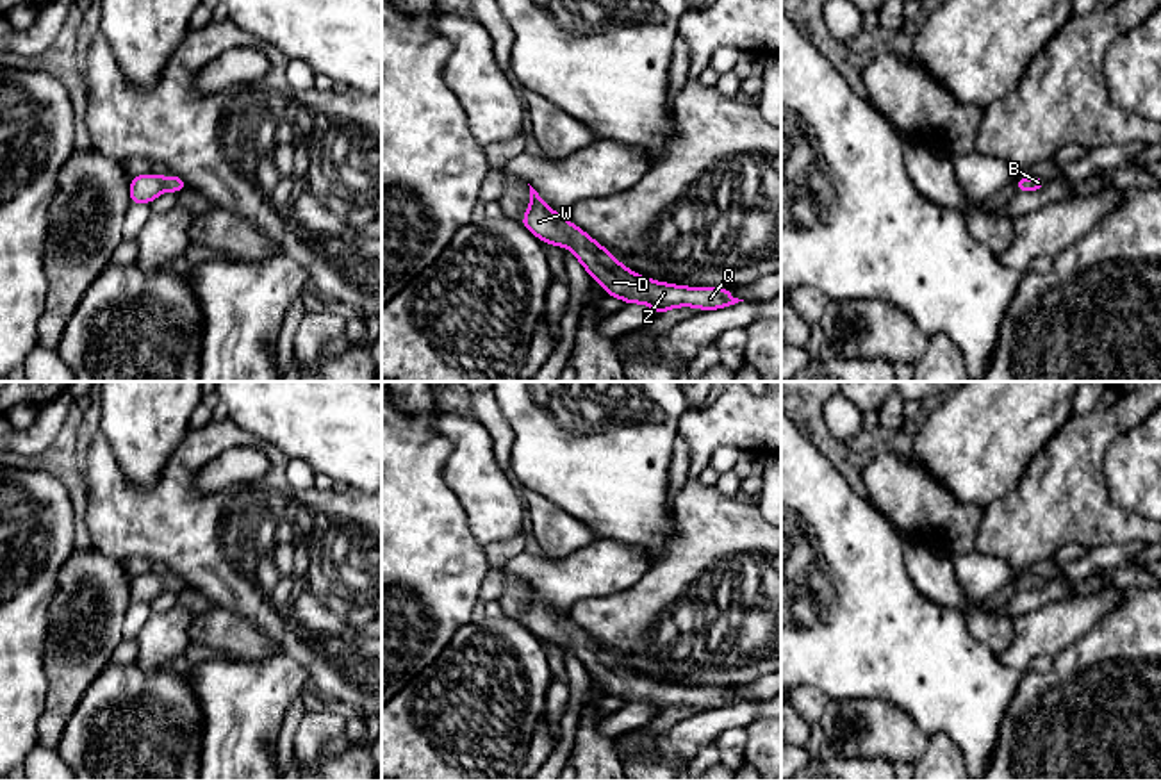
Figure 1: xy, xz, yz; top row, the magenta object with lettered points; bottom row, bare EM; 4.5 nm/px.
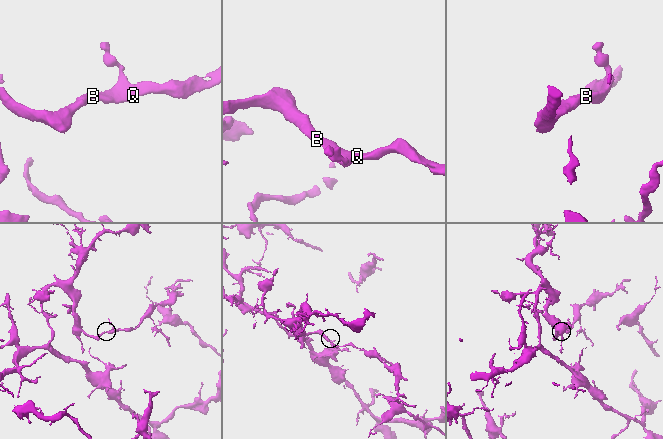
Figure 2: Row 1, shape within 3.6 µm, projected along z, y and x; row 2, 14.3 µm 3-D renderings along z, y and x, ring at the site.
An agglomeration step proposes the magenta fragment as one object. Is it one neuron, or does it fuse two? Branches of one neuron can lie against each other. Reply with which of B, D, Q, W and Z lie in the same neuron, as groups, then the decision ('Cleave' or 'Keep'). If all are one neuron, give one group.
Groups: B D Q W Z. Keep

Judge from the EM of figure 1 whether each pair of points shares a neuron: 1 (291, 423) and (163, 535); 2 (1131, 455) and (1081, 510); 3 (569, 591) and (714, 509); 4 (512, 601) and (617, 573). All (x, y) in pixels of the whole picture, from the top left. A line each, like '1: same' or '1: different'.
1: different
2: different
3: different
4: different

